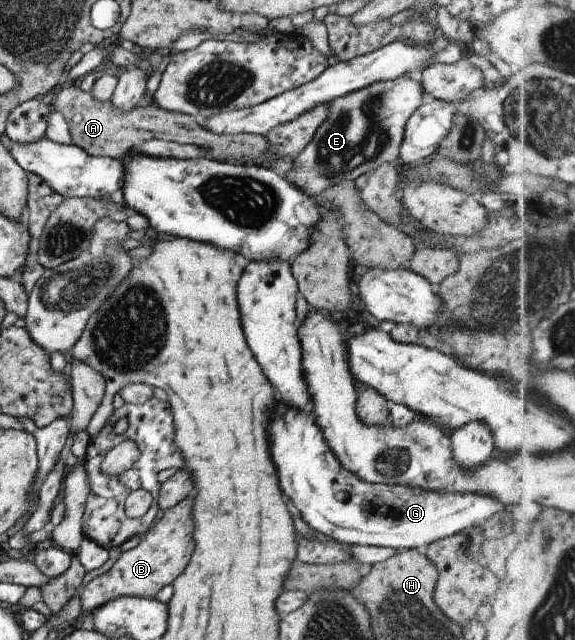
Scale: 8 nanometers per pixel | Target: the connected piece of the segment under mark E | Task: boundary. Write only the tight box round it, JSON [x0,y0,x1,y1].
[285,75,424,200]

